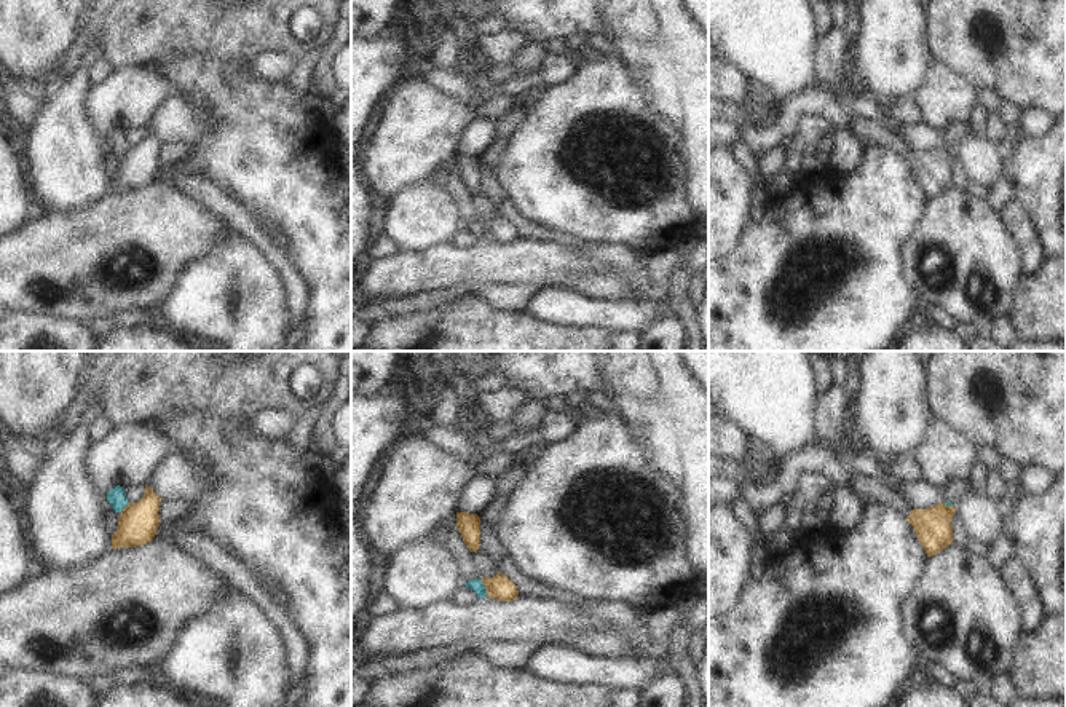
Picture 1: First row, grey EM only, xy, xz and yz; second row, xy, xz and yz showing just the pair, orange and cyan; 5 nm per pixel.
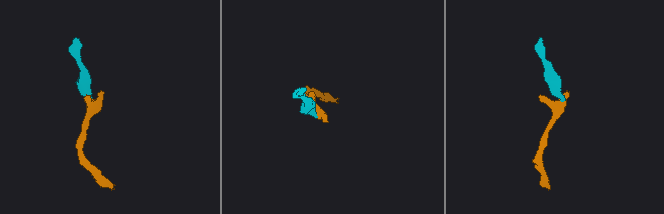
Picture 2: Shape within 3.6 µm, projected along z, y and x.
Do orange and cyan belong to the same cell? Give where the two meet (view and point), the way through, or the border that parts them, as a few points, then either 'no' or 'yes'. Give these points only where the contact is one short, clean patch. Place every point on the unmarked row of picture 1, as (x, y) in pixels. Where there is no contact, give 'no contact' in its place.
contact xz (485, 230); border xz (479, 222), (487, 238); no

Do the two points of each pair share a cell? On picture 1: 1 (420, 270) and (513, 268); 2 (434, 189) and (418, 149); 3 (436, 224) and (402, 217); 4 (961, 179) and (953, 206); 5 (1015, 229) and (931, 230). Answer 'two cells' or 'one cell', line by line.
1: one cell
2: two cells
3: one cell
4: two cells
5: two cells

